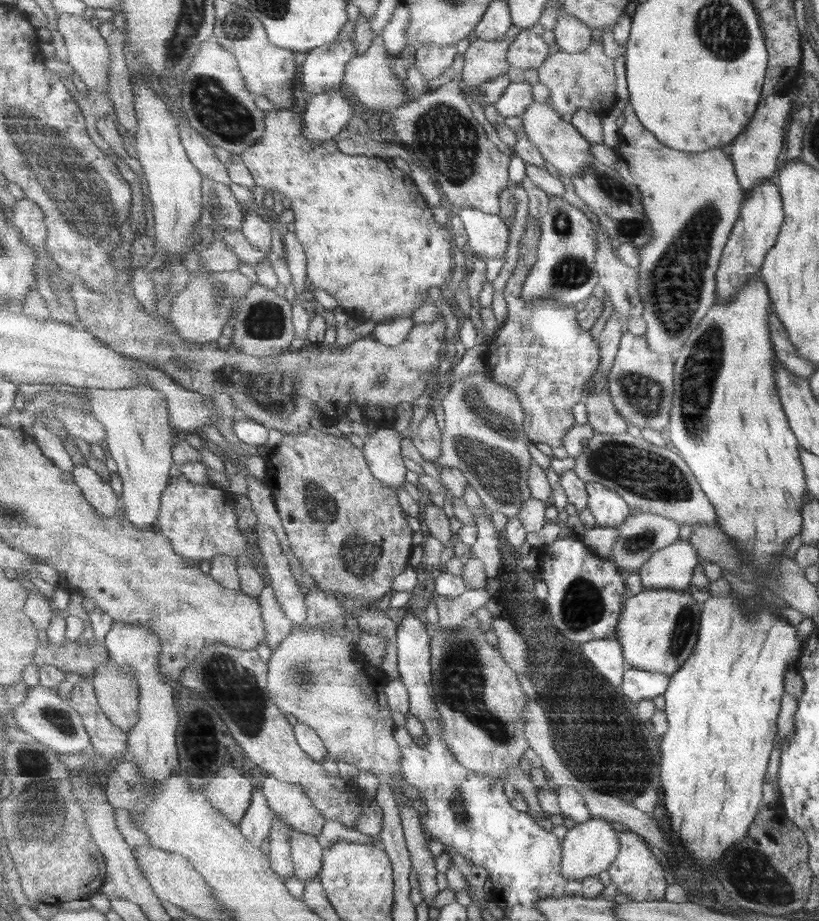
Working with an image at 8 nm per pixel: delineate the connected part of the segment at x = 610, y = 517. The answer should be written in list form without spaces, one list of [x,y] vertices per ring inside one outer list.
[[[598,482],[586,483],[590,494],[588,508],[596,516],[599,527],[618,528],[631,514],[628,502],[614,489]]]

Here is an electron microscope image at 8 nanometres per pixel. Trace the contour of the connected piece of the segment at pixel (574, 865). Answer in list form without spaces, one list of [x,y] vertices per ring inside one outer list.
[[[591,818],[581,825],[569,824],[568,831],[562,841],[563,877],[569,881],[581,881],[587,877],[598,876],[618,858],[620,848],[619,832],[605,819]]]

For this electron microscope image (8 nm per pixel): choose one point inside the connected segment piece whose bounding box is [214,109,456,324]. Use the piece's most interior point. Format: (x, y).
(372, 243)

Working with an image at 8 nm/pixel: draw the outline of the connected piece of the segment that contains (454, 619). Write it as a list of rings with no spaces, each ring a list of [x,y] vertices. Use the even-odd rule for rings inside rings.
[[[467,589],[457,598],[449,598],[442,594],[434,593],[435,603],[438,608],[440,625],[448,630],[456,630],[466,623],[466,618],[491,600],[489,592],[485,589]]]

